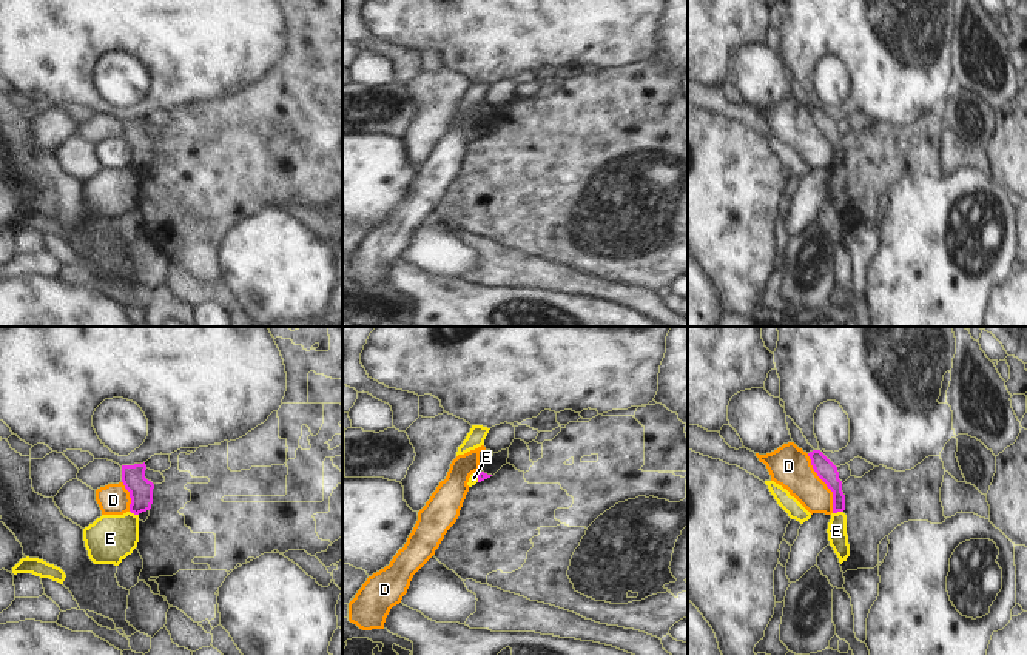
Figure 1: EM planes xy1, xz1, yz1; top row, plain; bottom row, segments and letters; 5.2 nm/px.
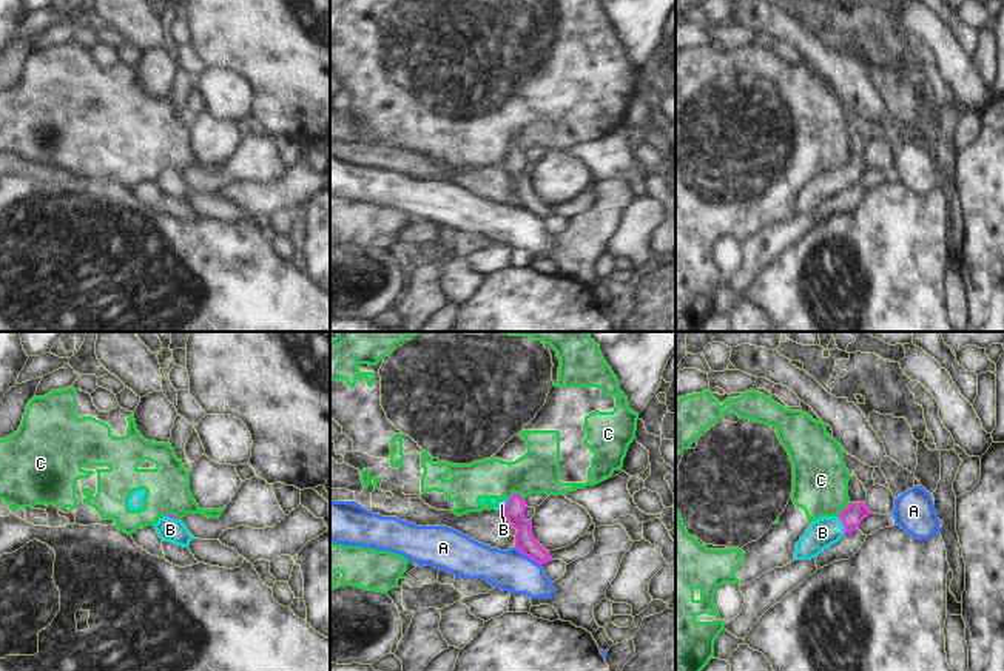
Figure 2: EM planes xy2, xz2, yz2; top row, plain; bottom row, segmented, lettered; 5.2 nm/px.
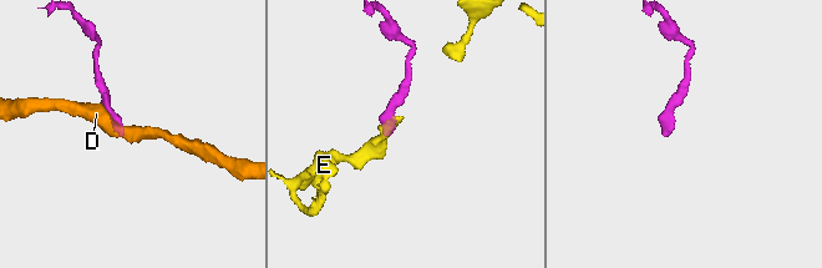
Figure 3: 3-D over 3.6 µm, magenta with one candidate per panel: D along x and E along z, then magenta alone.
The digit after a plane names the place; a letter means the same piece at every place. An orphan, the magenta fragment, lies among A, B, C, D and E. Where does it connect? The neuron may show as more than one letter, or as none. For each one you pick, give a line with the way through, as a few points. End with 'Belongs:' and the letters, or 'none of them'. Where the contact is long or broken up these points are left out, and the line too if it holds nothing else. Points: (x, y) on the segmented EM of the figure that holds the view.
B: runs through yz2 (852, 515), (844, 525), (822, 532)
Belongs: B

